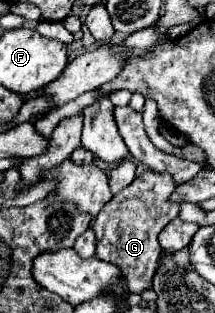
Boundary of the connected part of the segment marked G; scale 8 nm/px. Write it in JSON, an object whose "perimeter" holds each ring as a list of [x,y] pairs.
{"perimeter":[[[143,170],[125,190],[113,196],[97,214],[91,230],[97,236],[97,258],[113,262],[121,268],[127,280],[127,290],[141,294],[151,286],[151,278],[157,270],[157,260],[161,246],[157,242],[159,232],[179,214],[179,204],[169,202],[175,182],[169,174],[157,174],[153,170]]]}

